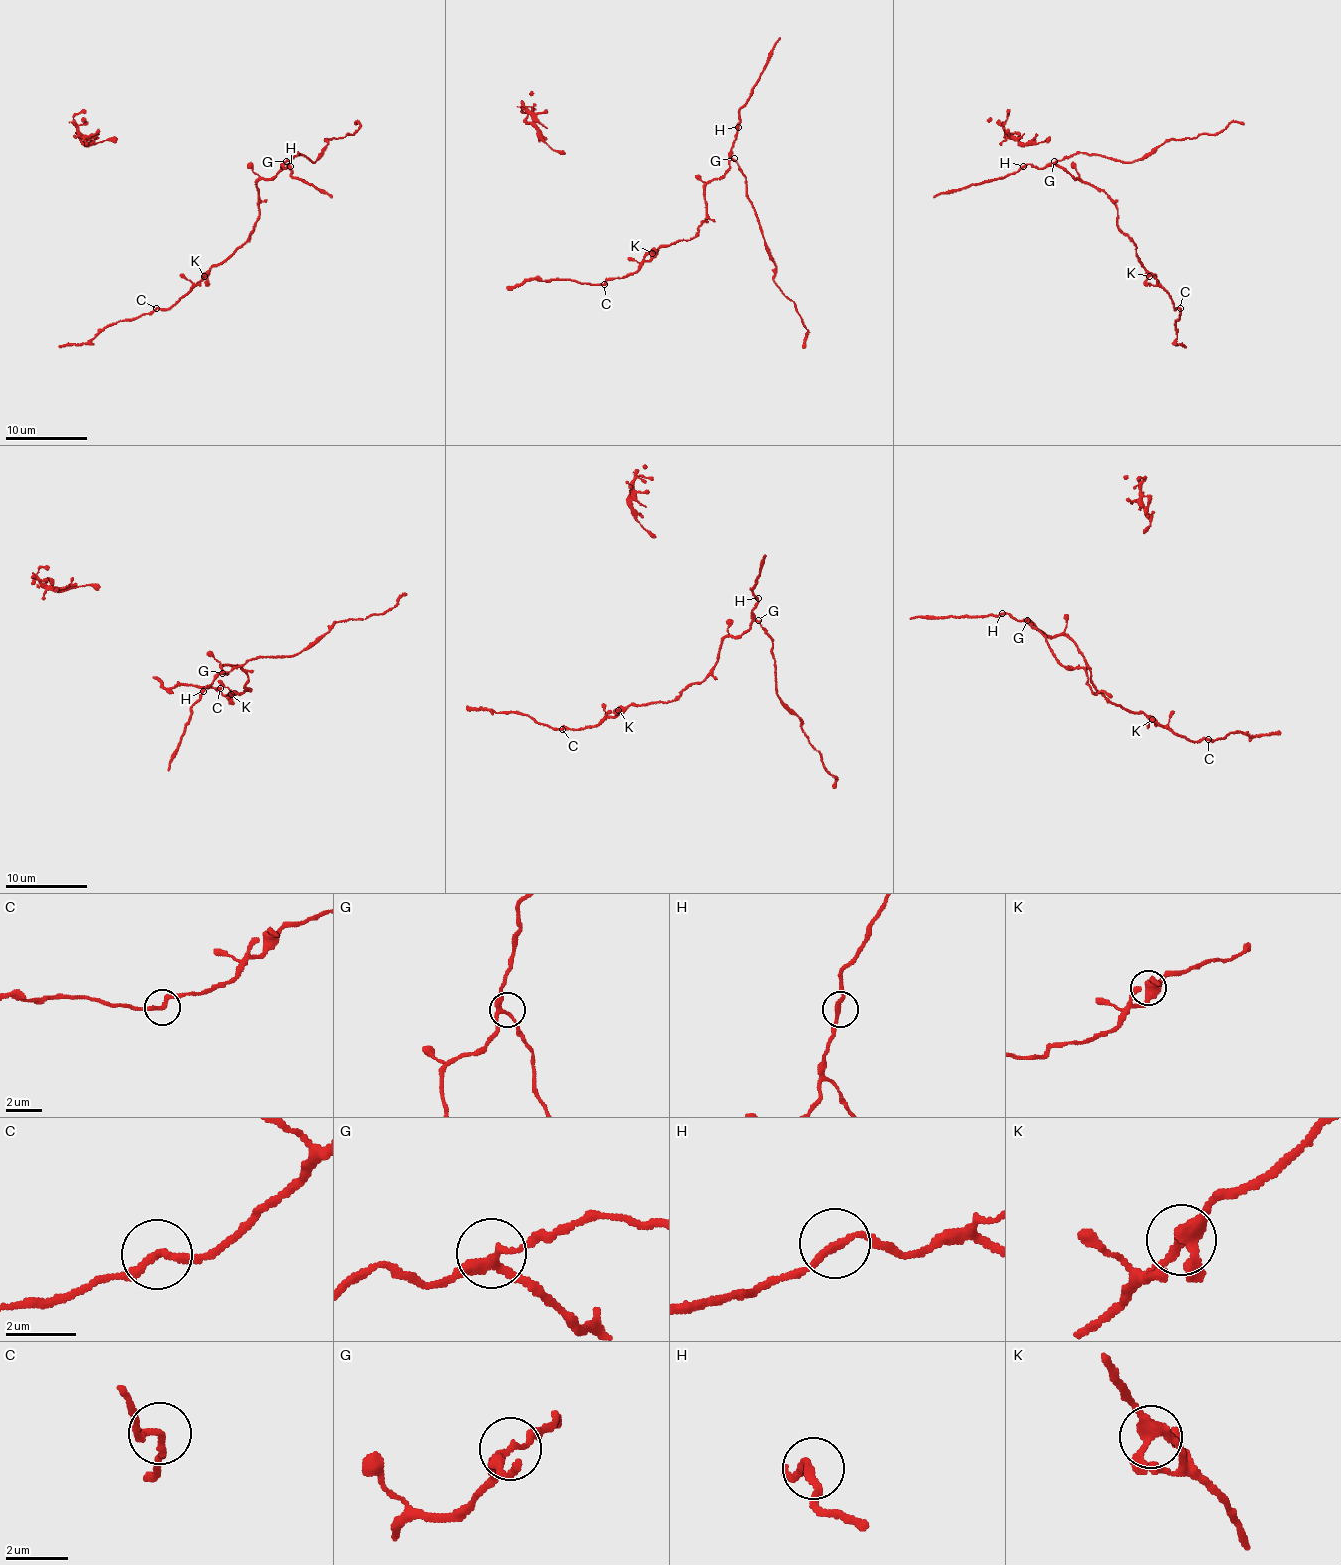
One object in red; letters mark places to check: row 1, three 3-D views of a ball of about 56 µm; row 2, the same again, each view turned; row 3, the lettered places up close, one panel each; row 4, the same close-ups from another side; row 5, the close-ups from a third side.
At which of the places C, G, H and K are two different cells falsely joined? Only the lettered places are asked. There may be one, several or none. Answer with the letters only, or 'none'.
C

